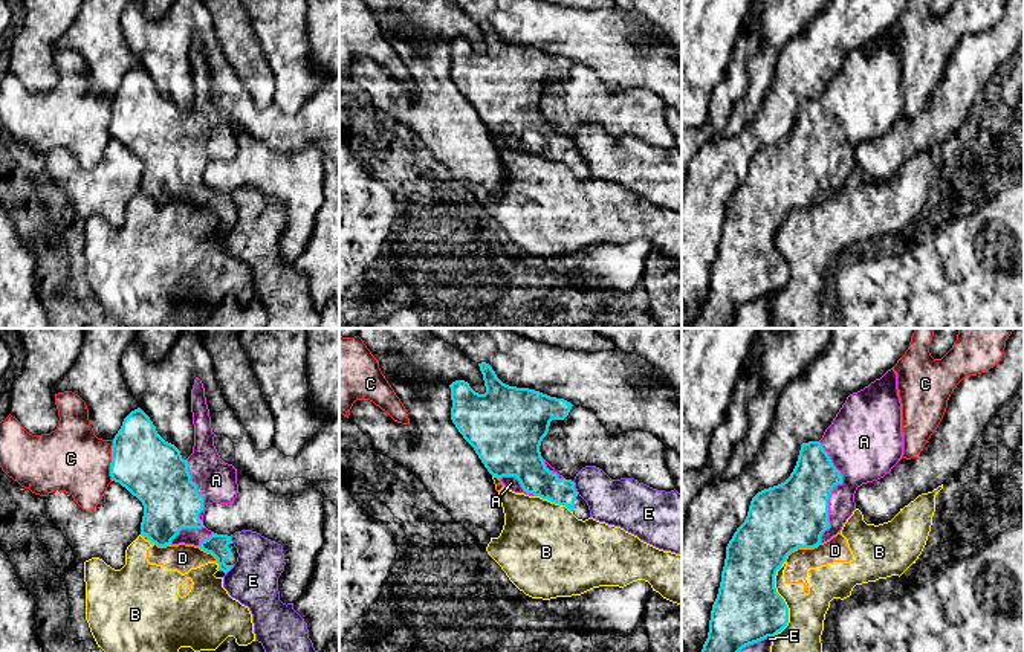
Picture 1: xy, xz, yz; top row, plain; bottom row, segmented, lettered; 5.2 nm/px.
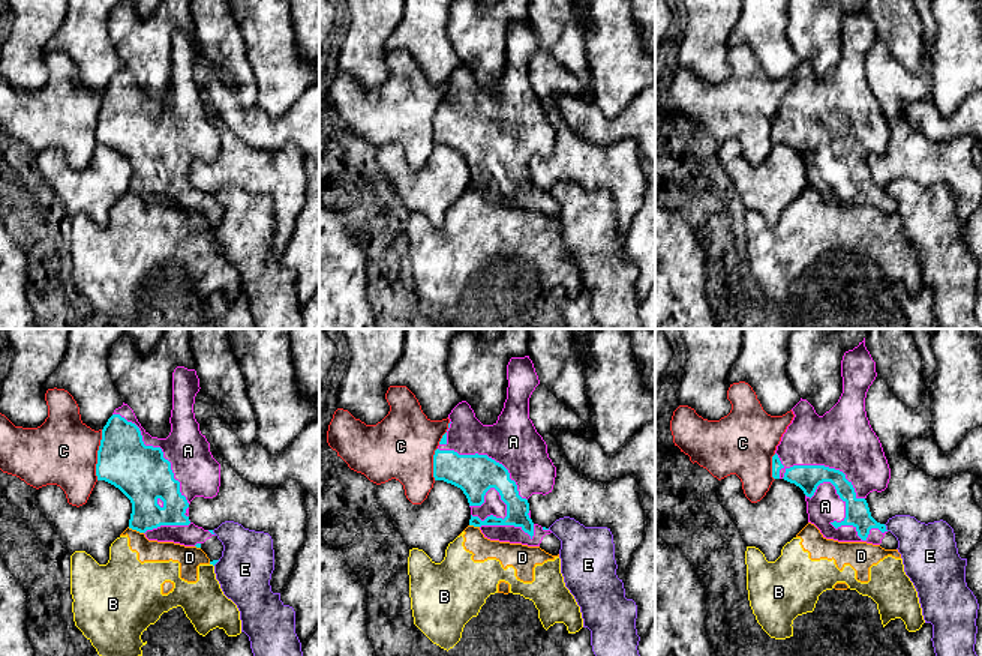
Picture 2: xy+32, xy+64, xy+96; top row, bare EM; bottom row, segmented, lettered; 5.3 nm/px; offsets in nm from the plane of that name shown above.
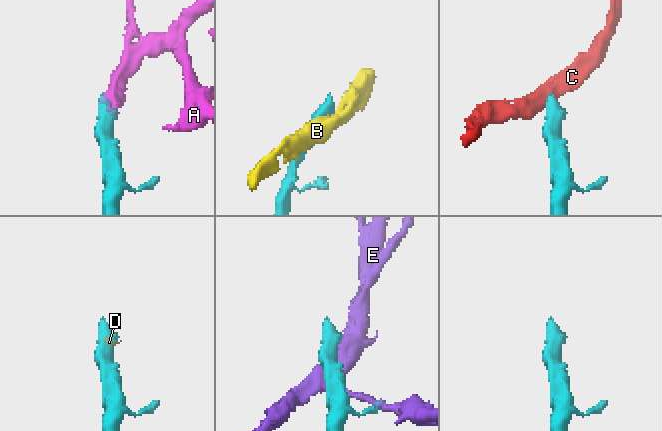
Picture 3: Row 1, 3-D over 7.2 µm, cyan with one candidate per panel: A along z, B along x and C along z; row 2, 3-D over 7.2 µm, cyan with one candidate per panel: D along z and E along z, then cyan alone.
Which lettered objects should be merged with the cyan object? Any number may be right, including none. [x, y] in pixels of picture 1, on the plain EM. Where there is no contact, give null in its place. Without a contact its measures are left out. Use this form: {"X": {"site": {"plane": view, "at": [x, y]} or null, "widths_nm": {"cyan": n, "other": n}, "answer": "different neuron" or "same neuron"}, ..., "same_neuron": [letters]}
{"A": {"site": {"plane": "yz", "at": [830, 150]}, "widths_nm": {"cyan": 360, "other": 280}, "answer": "same neuron"}, "B": {"site": {"plane": "yz", "at": [783, 257]}, "widths_nm": {"cyan": 360, "other": 220}, "answer": "different neuron"}, "C": {"site": {"plane": "xy", "at": [112, 118]}, "widths_nm": {"cyan": 340, "other": 360}, "answer": "different neuron"}, "D": {"site": {"plane": "yz", "at": [801, 205]}, "widths_nm": {"cyan": 360, "other": 130}, "answer": "different neuron"}, "E": {"site": {"plane": "xz", "at": [573, 145]}, "widths_nm": {"cyan": 160, "other": 240}, "answer": "different neuron"}, "same_neuron": ["A"]}

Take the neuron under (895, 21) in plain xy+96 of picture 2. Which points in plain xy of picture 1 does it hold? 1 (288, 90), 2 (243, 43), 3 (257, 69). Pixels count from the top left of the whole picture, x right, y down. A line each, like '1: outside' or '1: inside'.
1: outside
2: inside
3: inside

